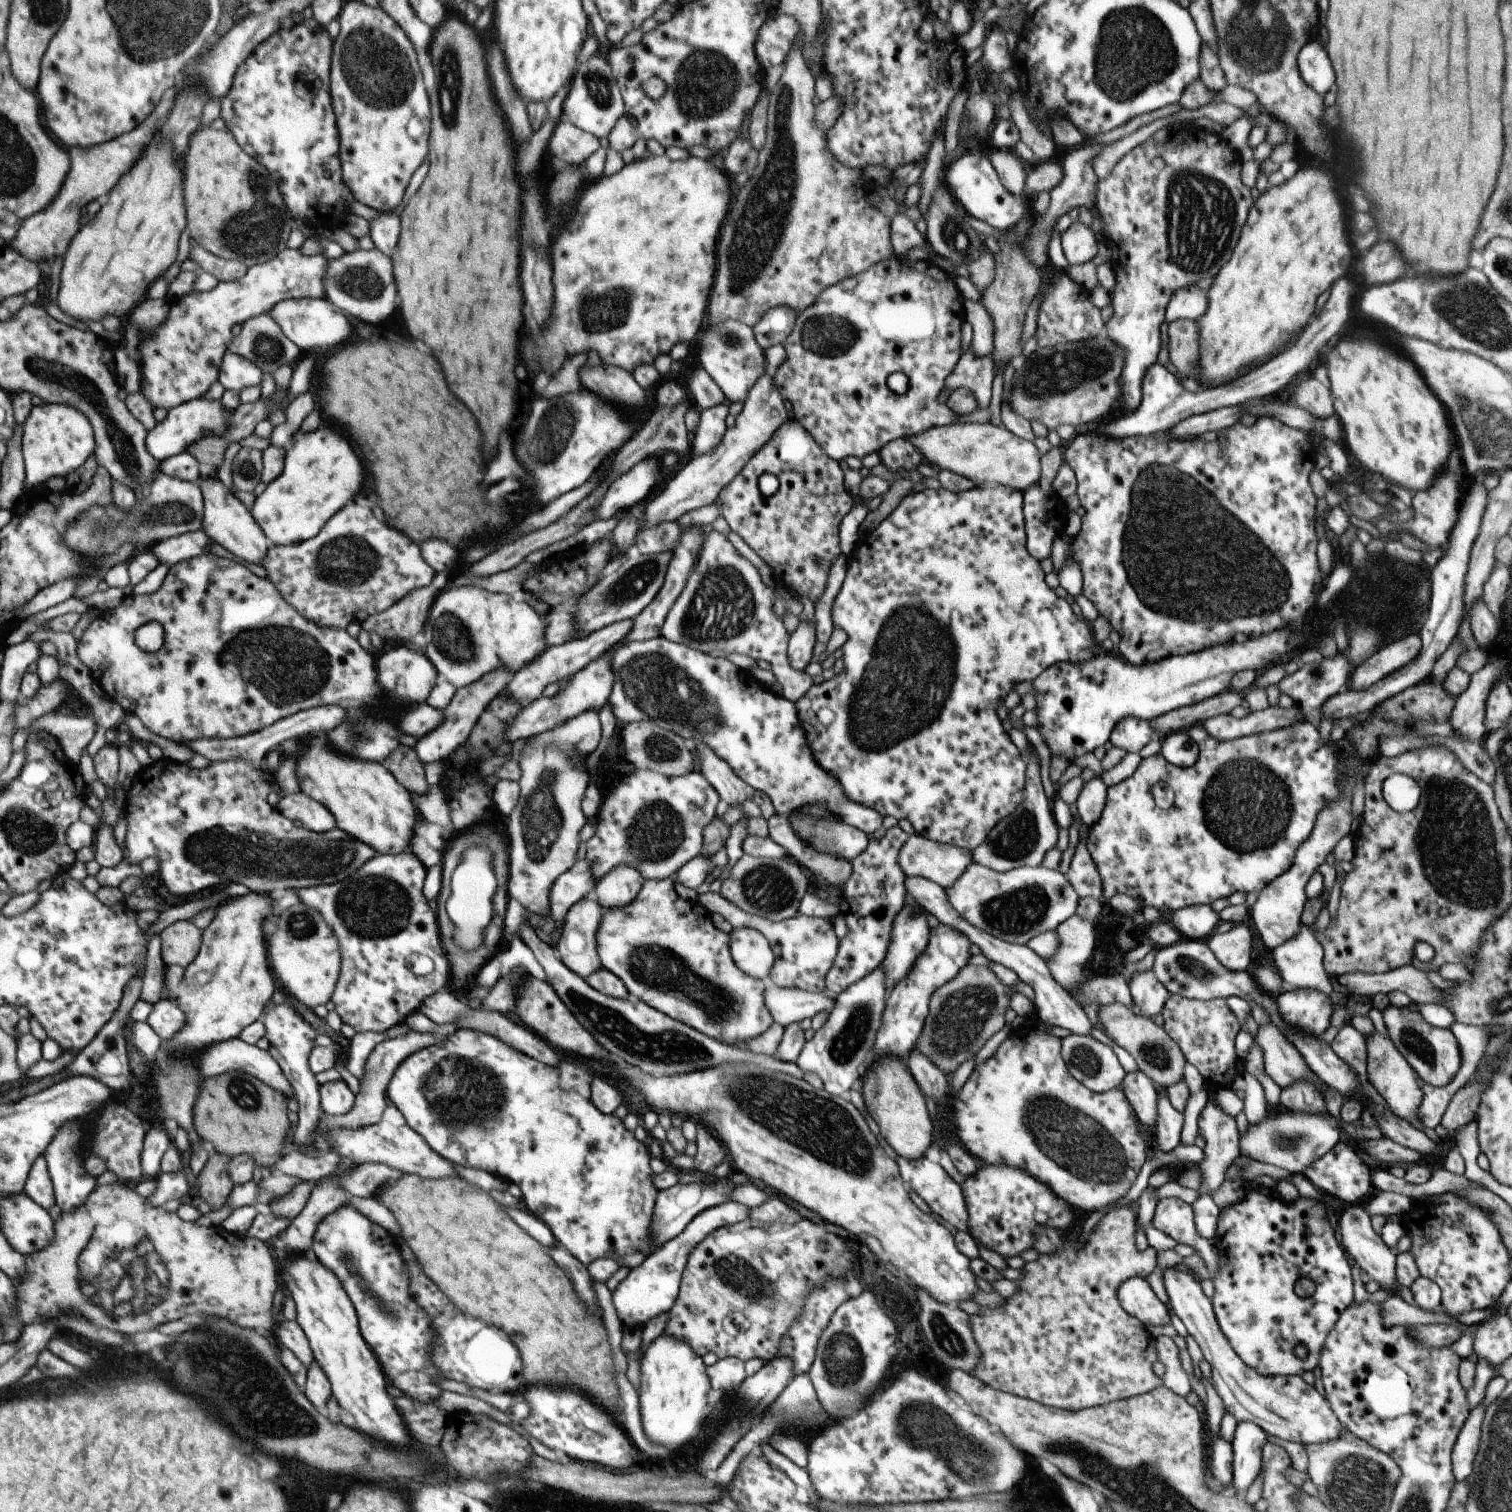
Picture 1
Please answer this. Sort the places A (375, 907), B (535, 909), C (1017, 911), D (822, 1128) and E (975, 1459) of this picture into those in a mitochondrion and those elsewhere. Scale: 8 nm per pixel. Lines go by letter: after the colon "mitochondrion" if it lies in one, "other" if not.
A: mitochondrion
B: other
C: mitochondrion
D: mitochondrion
E: mitochondrion

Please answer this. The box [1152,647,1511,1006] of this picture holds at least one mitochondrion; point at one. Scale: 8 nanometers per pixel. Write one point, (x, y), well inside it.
(1458, 856)

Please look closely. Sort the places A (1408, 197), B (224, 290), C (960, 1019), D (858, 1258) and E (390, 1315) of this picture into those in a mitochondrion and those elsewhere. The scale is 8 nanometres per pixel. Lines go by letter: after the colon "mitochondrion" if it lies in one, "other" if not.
A: other
B: other
C: mitochondrion
D: other
E: mitochondrion

